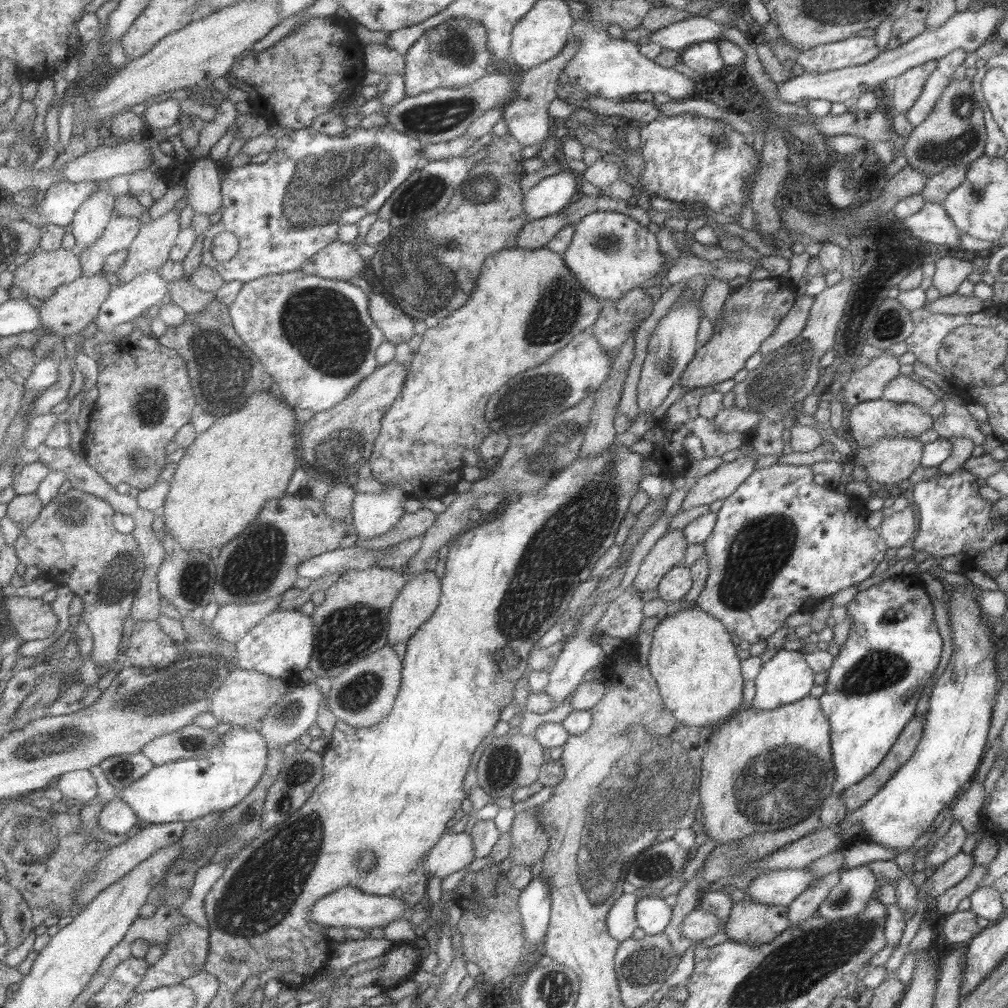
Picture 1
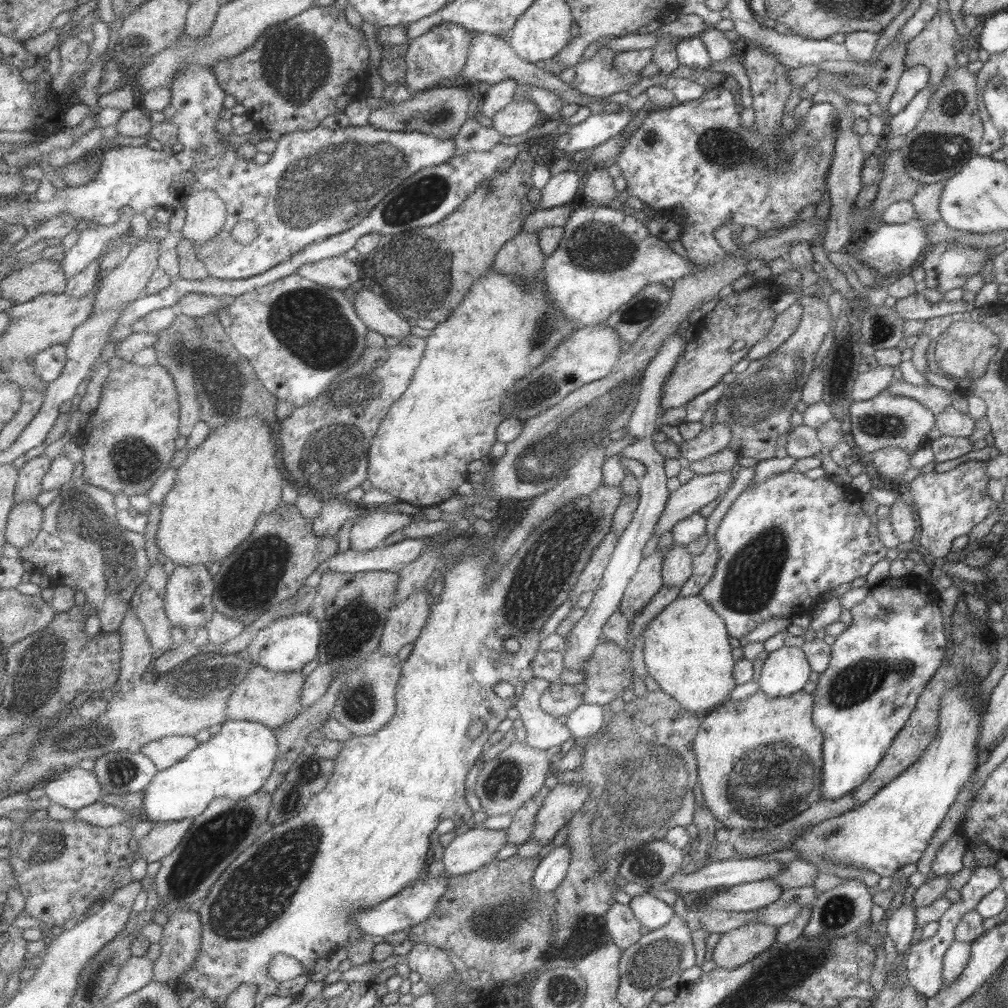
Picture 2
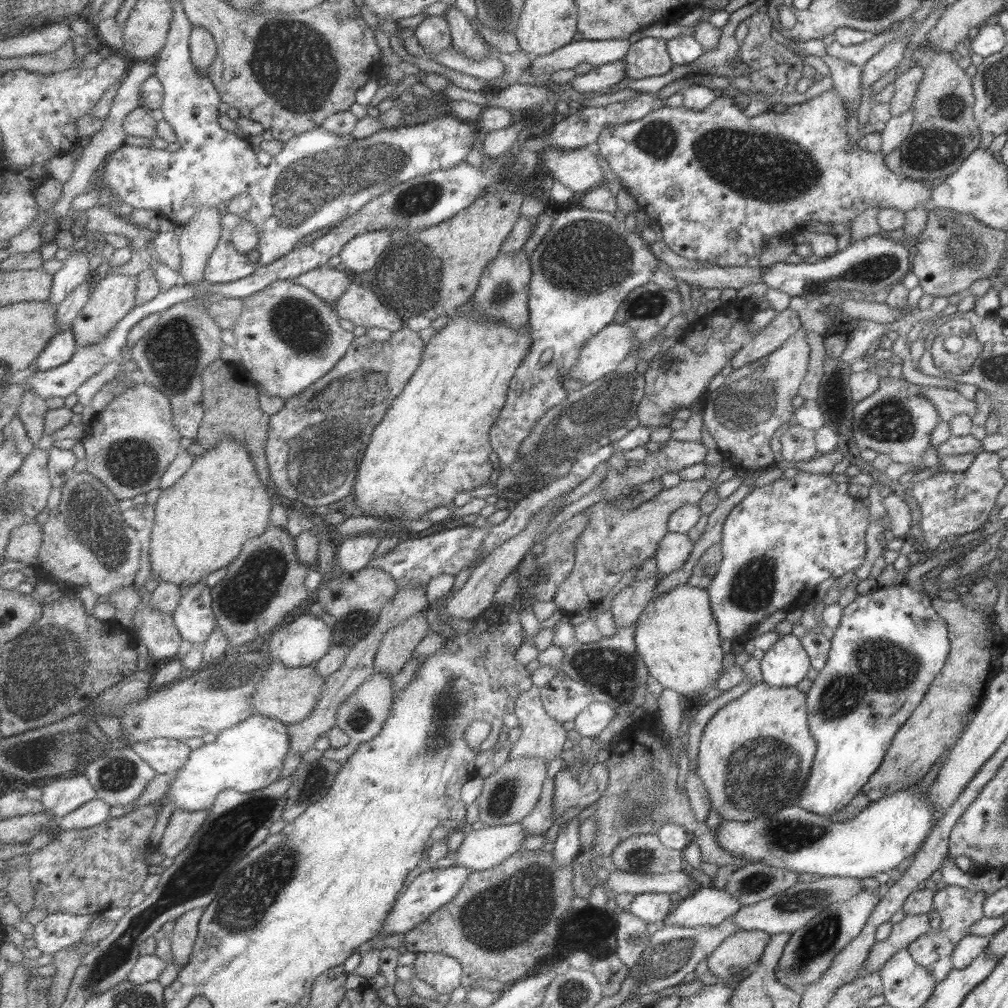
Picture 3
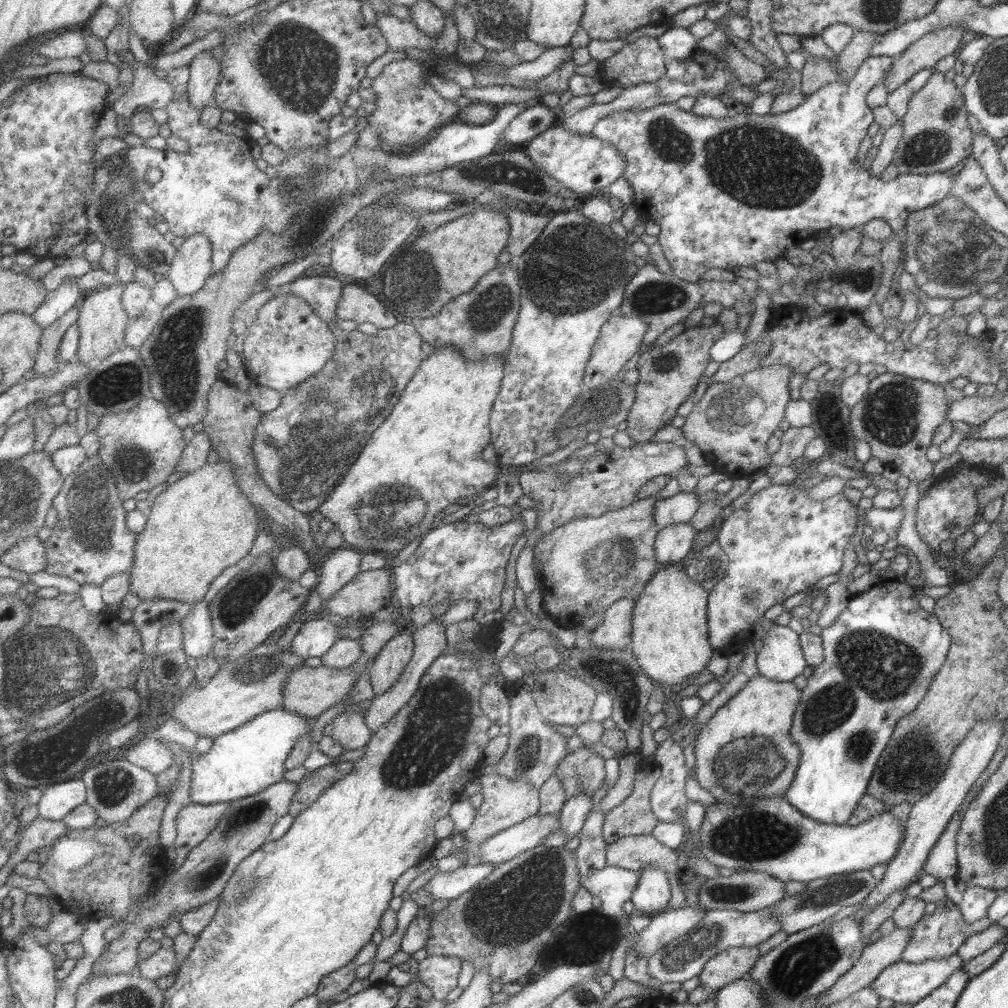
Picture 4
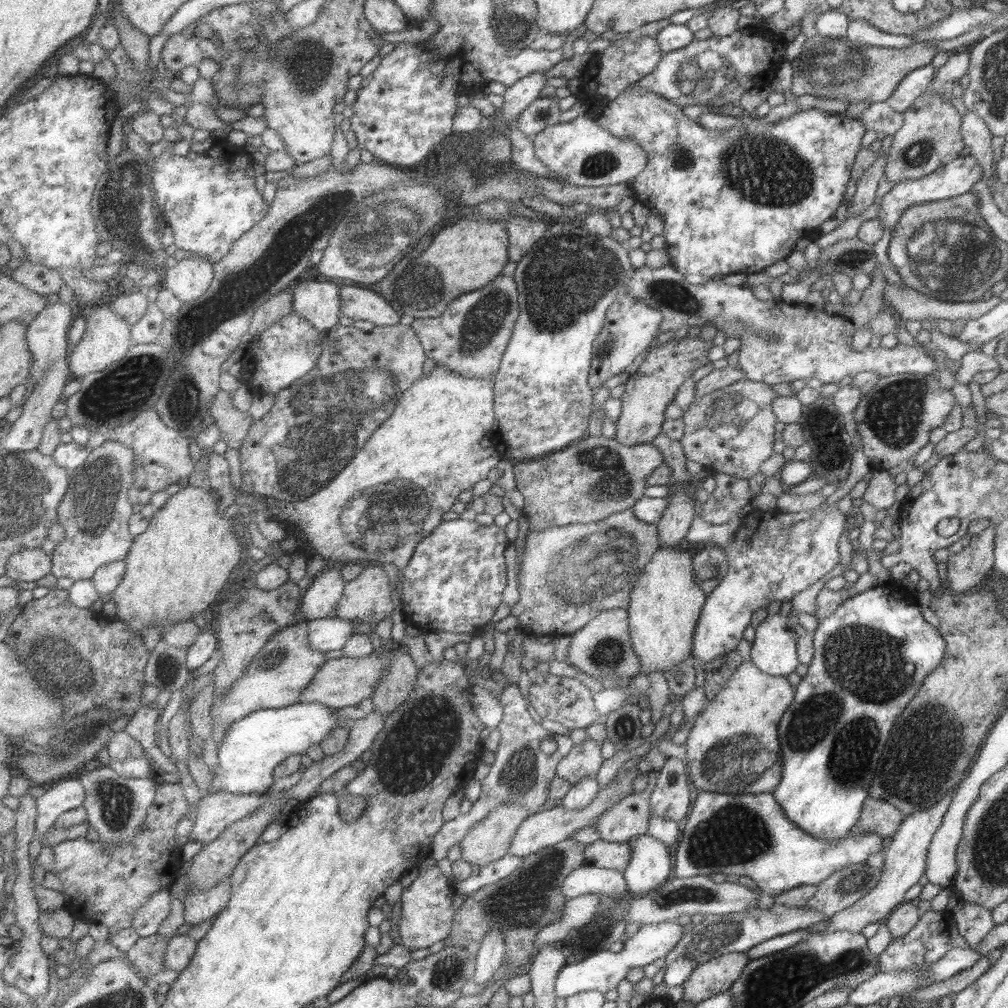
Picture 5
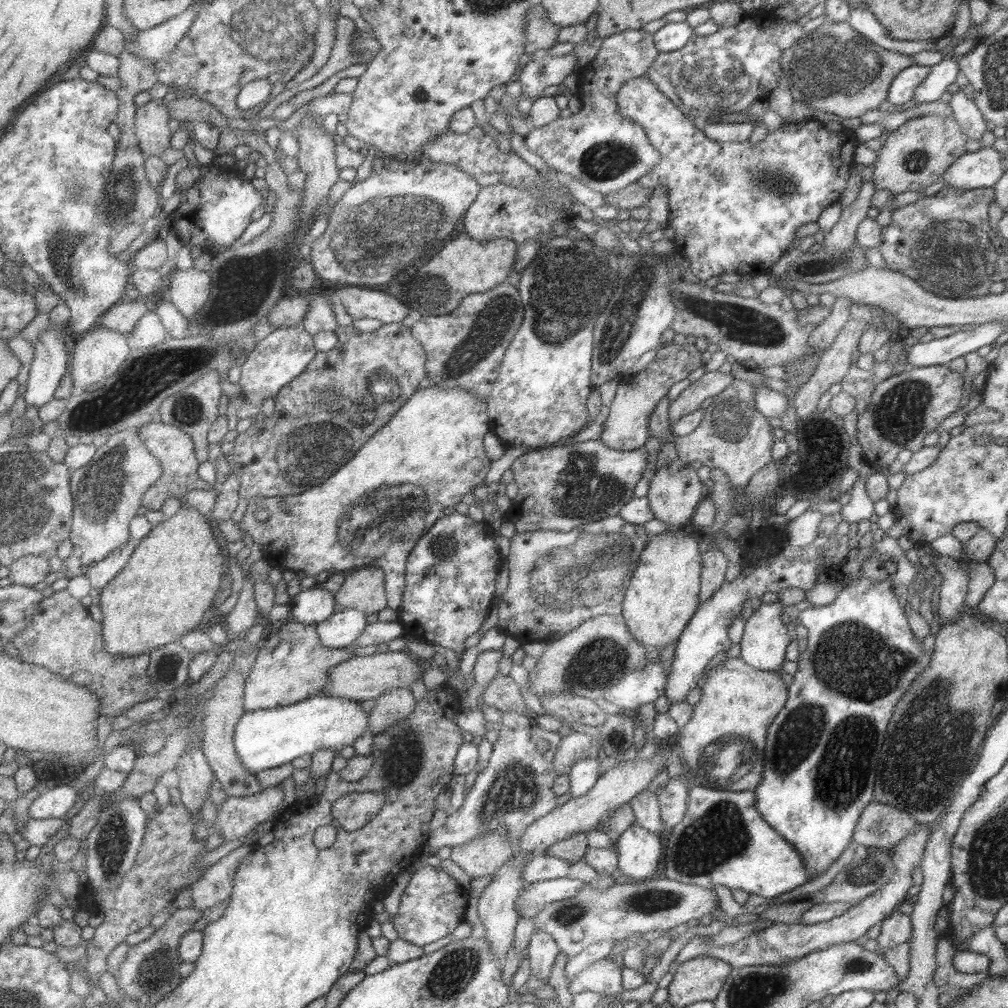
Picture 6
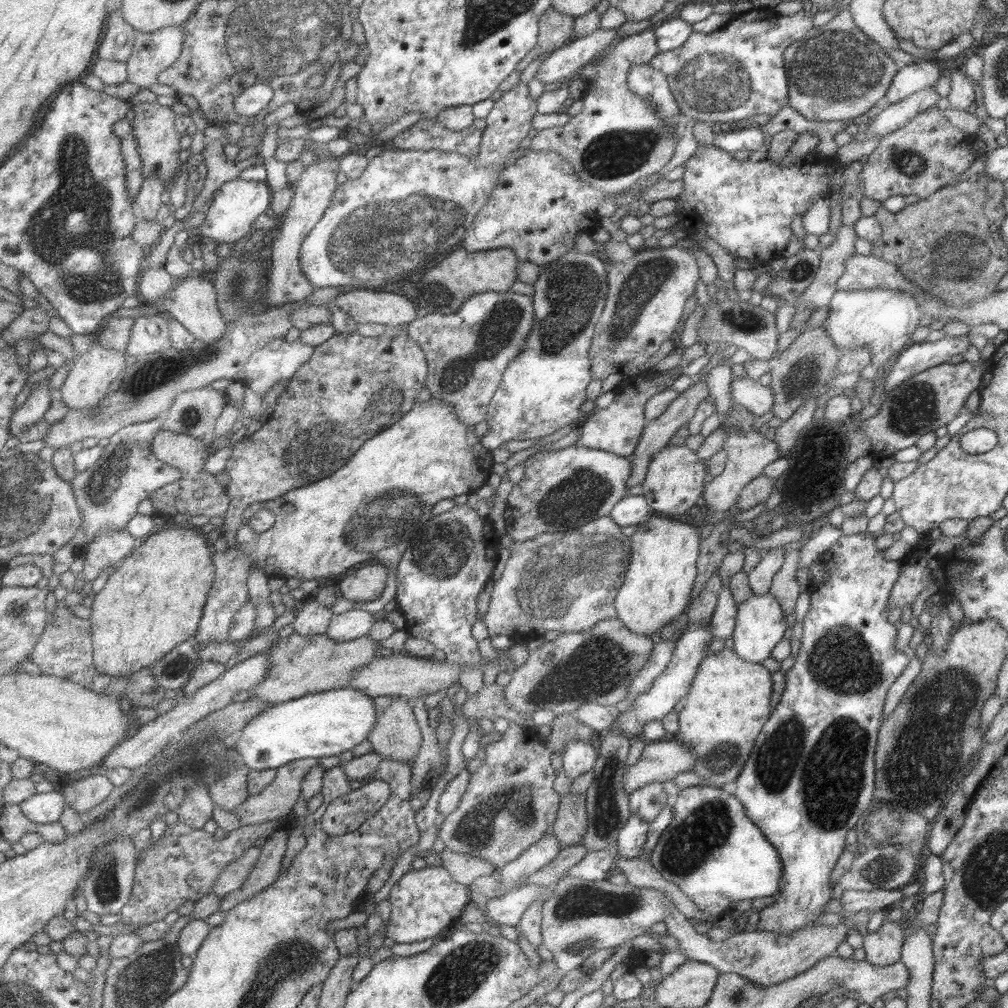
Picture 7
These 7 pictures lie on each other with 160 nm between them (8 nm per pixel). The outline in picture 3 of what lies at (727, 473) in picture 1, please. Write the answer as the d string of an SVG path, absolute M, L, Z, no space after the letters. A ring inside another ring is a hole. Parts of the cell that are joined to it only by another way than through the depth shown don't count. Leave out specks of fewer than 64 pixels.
M703 477L680 481L674 487L663 488L651 500L626 511L603 501L583 509L584 514L590 515L589 524L582 530L578 542L575 542L574 568L559 587L558 596L553 600L556 606L563 609L566 616L582 608L596 606L627 570L654 556L656 544L667 531L667 517L685 504L697 506L712 483Z

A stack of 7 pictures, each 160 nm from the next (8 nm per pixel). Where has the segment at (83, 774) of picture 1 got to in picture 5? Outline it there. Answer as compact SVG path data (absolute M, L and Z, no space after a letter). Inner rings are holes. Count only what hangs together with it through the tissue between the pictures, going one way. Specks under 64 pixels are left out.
M76 776L61 779L47 786L45 793L37 798L38 817L36 820L36 826L37 834L39 835L38 840L40 841L40 838L43 838L43 834L51 831L55 822L57 822L58 818L61 817L63 813L84 806L85 801L86 786Z

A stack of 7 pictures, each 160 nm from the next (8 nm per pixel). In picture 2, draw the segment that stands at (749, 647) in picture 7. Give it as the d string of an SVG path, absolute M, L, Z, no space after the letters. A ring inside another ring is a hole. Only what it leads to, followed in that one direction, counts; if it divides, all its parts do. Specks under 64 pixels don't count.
M782 646L763 661L758 691L767 698L781 698L802 690L809 678L810 666L800 647Z

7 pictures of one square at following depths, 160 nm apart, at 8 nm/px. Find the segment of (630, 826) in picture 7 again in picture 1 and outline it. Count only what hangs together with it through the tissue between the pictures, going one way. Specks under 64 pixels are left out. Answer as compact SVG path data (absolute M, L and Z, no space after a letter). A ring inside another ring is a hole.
M644 896L635 905L634 915L638 927L645 935L652 935L664 930L672 915L669 906L661 897Z

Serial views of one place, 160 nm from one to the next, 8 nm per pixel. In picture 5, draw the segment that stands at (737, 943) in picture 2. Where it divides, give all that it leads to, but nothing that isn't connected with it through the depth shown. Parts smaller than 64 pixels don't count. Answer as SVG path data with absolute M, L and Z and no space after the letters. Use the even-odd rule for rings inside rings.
M743 952L720 954L694 966L683 988L681 1000L698 1003L710 996L725 992L742 974L748 958Z

